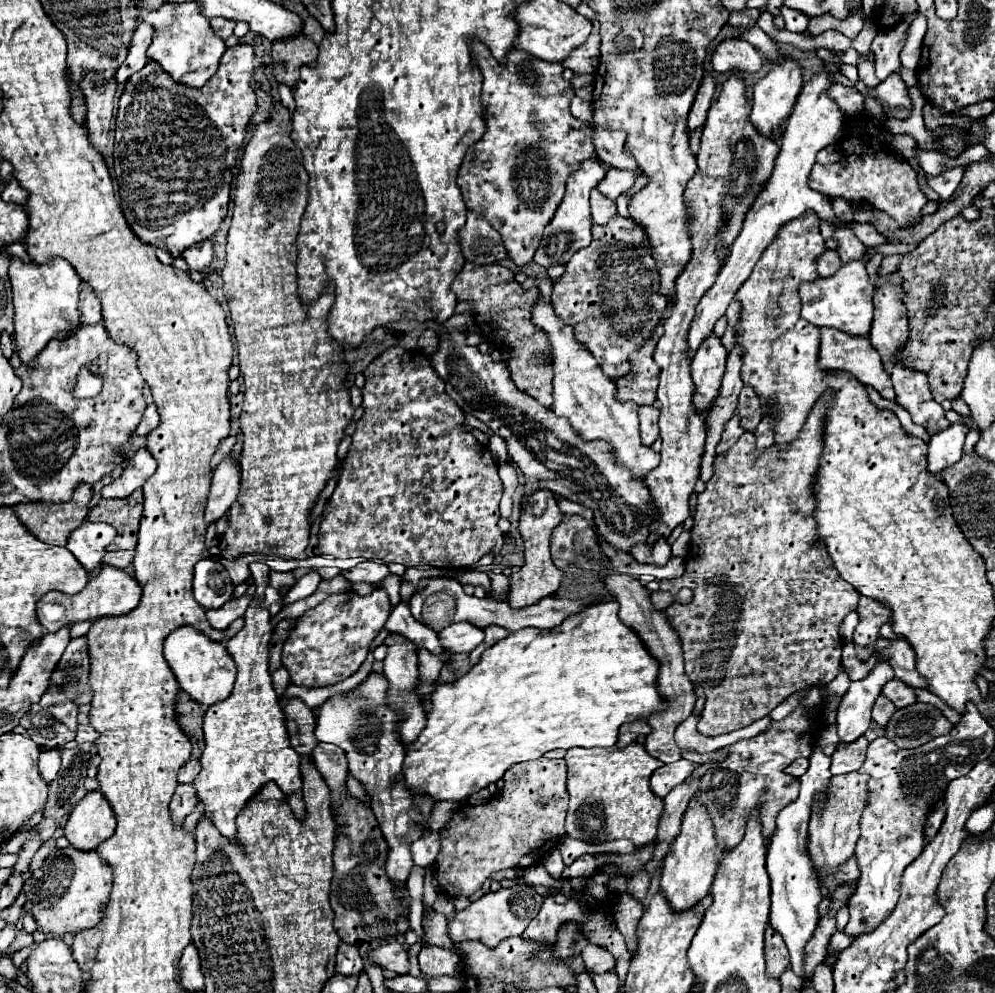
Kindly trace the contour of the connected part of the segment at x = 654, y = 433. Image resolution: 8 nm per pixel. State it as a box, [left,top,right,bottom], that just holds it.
[639,405,659,447]

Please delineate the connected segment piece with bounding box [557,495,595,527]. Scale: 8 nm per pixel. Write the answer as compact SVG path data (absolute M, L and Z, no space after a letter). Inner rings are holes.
M557 495L557 503L559 503L559 511L561 511L563 515L583 515L583 517L595 527L591 511L587 511L587 507L583 507L581 503L571 503L569 499L563 499L563 497L559 497L559 495Z

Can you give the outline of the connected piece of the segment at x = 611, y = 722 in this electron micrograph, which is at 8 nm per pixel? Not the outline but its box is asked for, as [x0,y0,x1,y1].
[401,601,665,801]

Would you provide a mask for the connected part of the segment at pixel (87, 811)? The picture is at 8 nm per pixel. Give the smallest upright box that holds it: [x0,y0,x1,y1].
[65,791,115,851]

